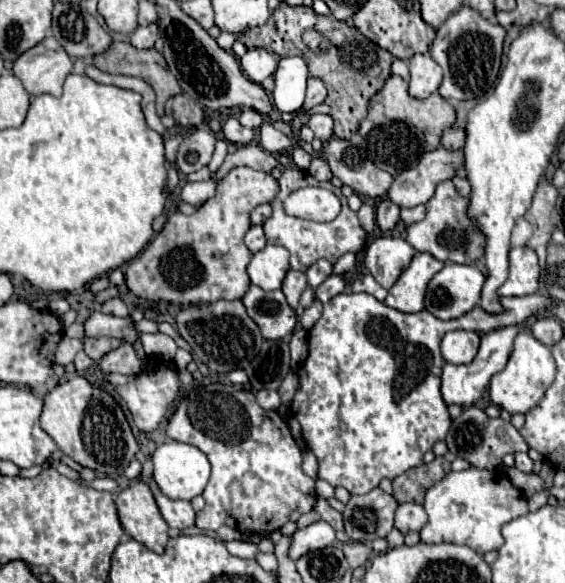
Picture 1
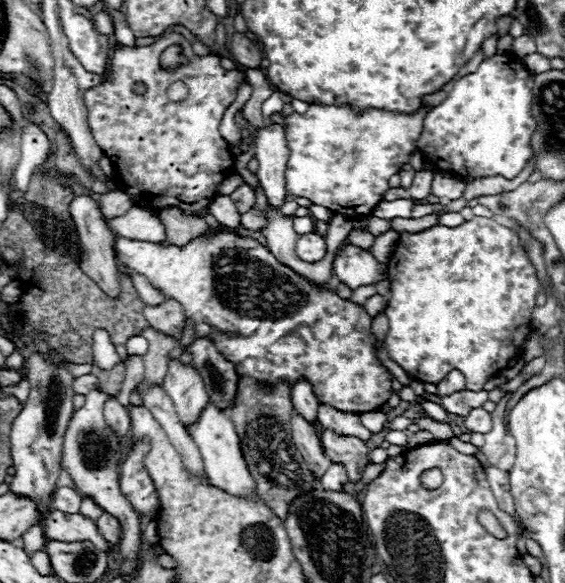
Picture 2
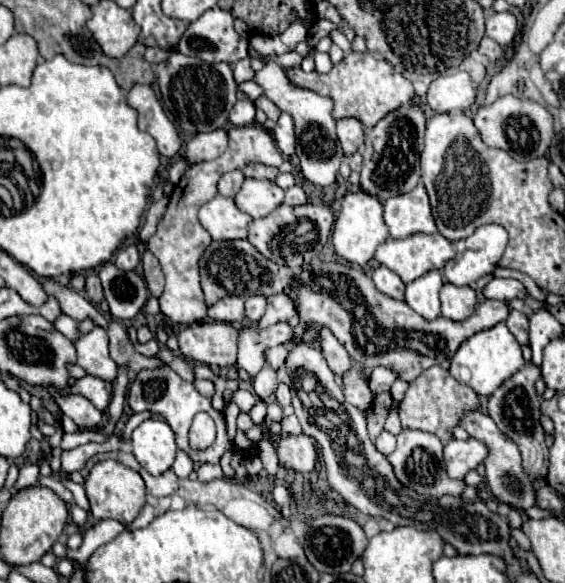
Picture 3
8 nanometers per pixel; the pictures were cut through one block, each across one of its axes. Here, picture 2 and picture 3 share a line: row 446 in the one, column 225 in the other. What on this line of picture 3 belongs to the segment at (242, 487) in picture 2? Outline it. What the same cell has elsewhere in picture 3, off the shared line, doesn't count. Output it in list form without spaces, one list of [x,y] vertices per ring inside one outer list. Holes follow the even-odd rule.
[[[220,194],[200,208],[200,224],[214,240],[246,238],[250,222],[252,218],[238,210],[232,198],[224,198]]]

